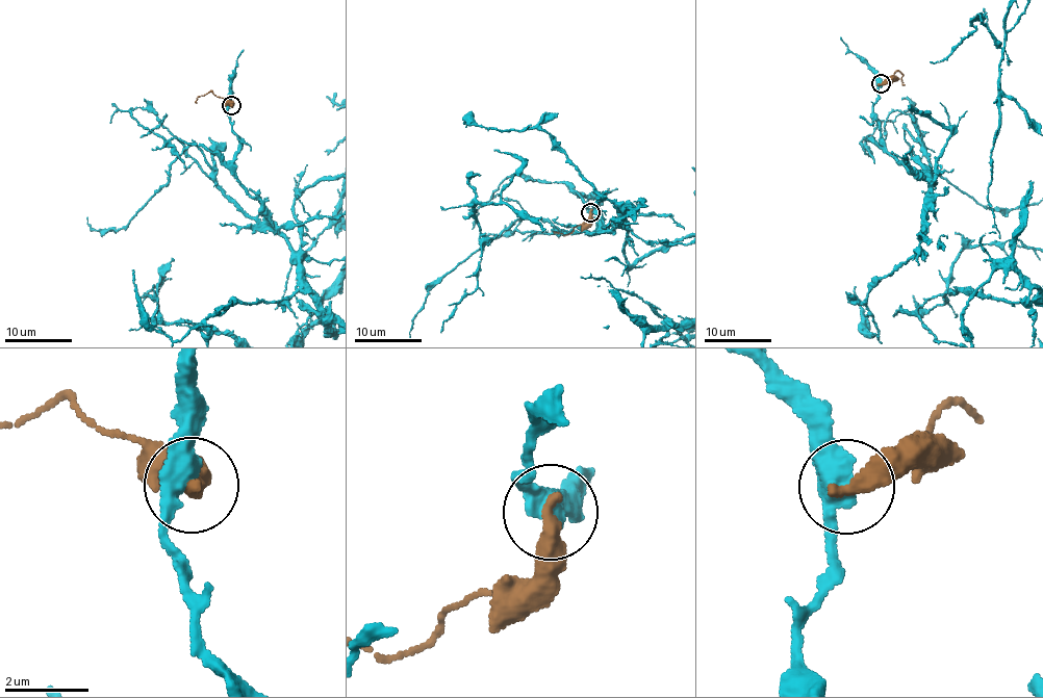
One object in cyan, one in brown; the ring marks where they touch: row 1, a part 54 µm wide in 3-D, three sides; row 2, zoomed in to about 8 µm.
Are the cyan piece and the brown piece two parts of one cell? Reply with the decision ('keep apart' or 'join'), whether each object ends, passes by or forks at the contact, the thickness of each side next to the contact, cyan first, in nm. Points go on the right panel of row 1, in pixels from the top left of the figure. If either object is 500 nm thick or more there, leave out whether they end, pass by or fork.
keep apart; cyan passes by; brown ends there; 460 nm thick on the cyan side, 440 nm on the other

